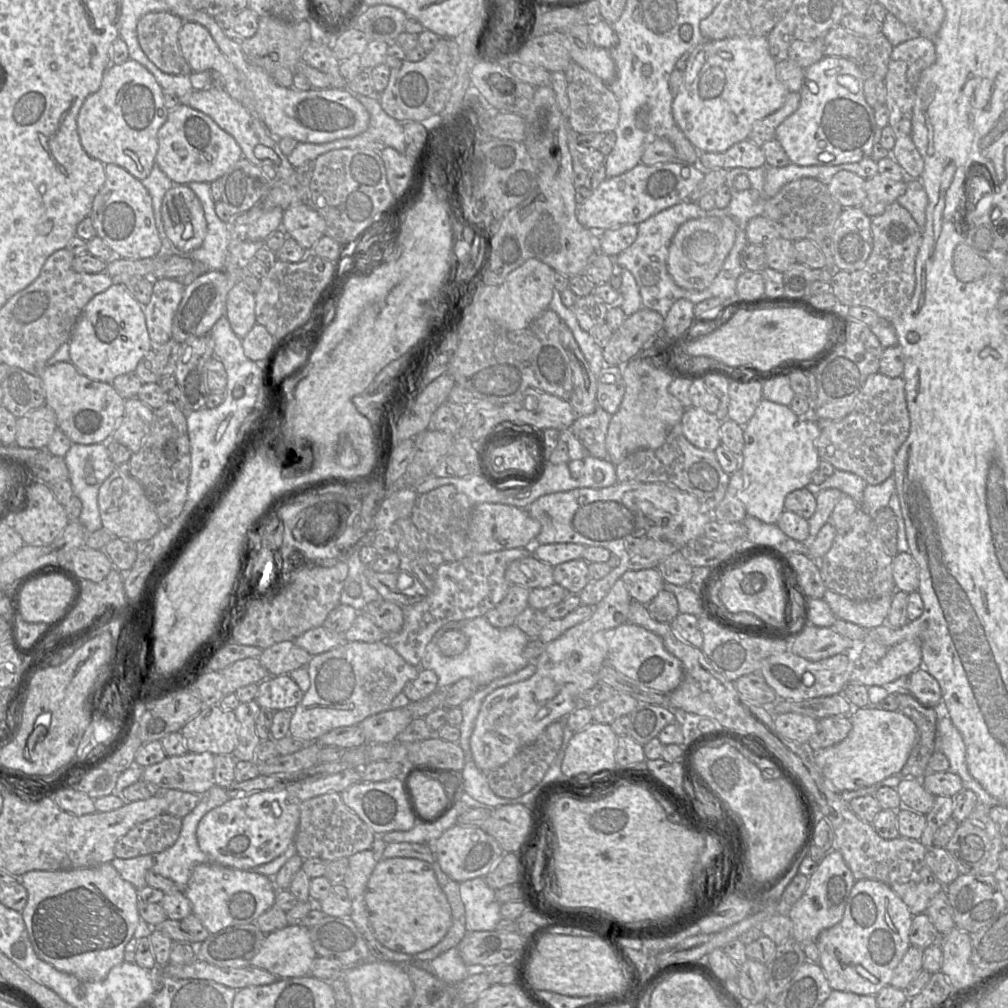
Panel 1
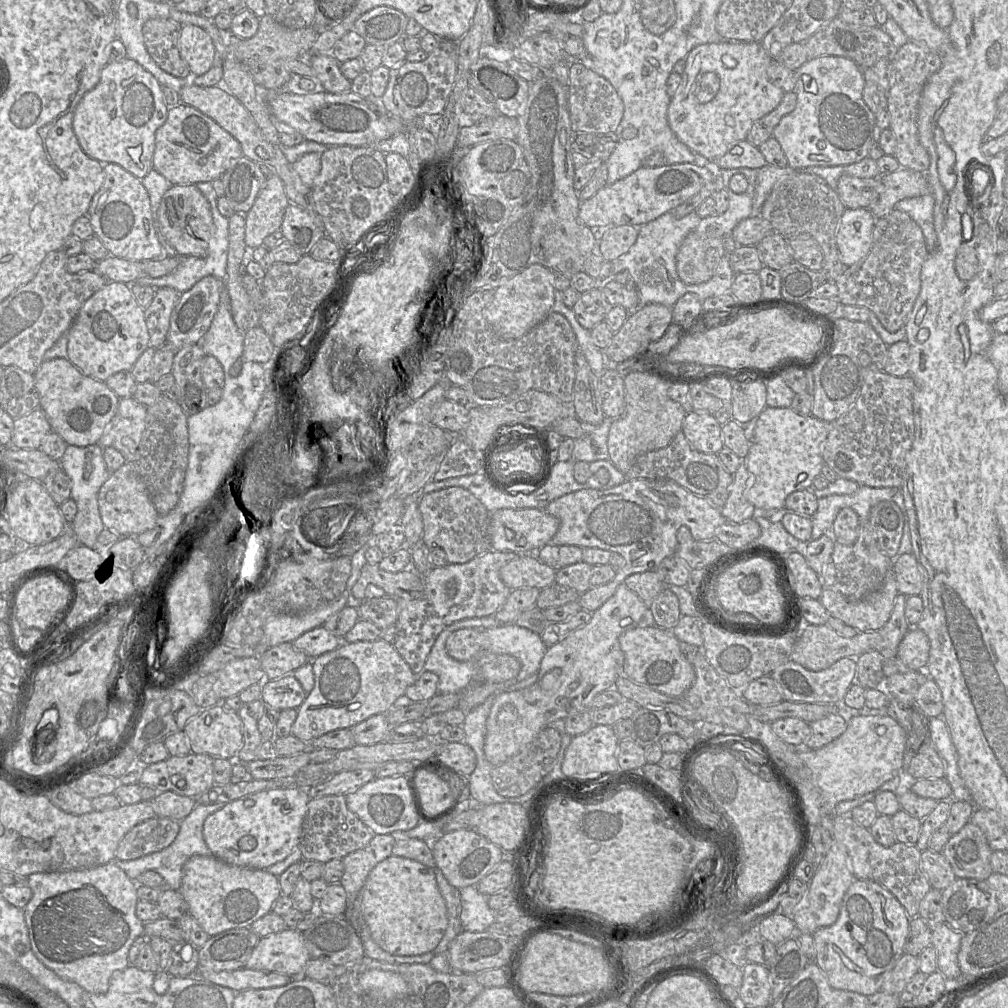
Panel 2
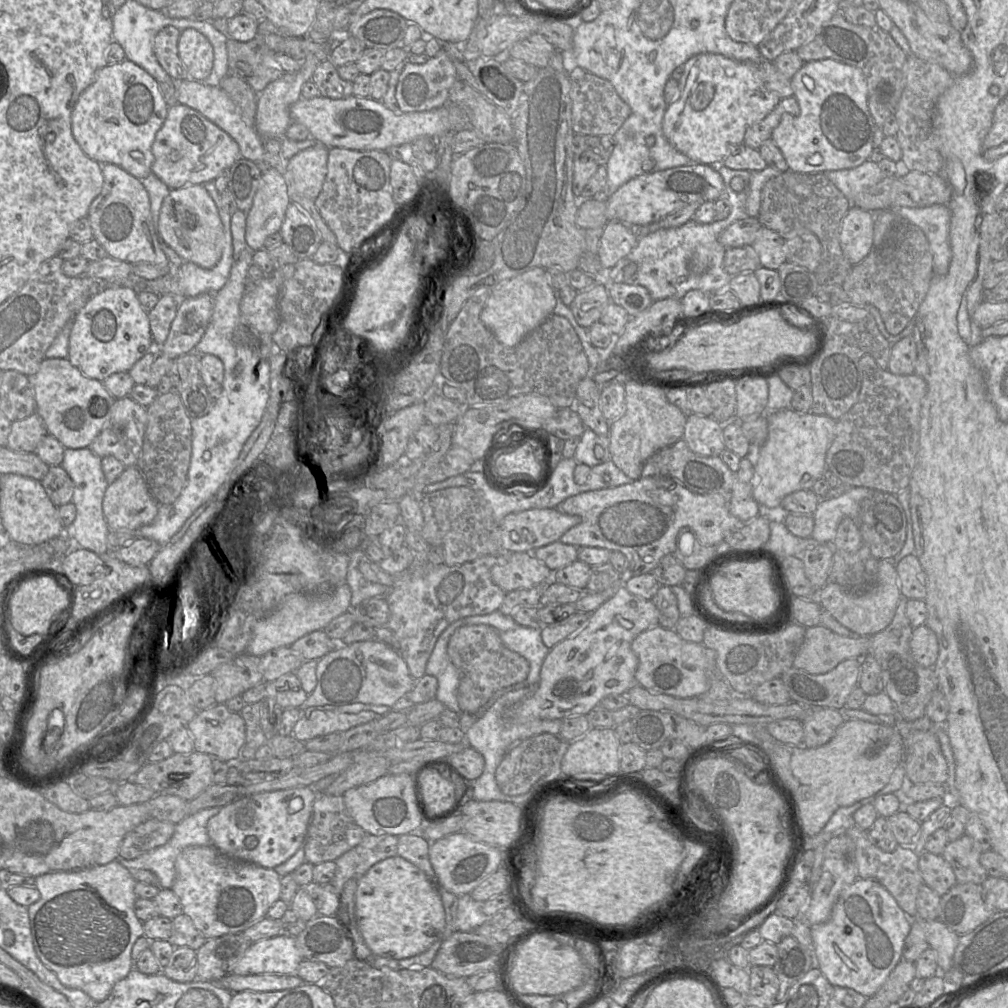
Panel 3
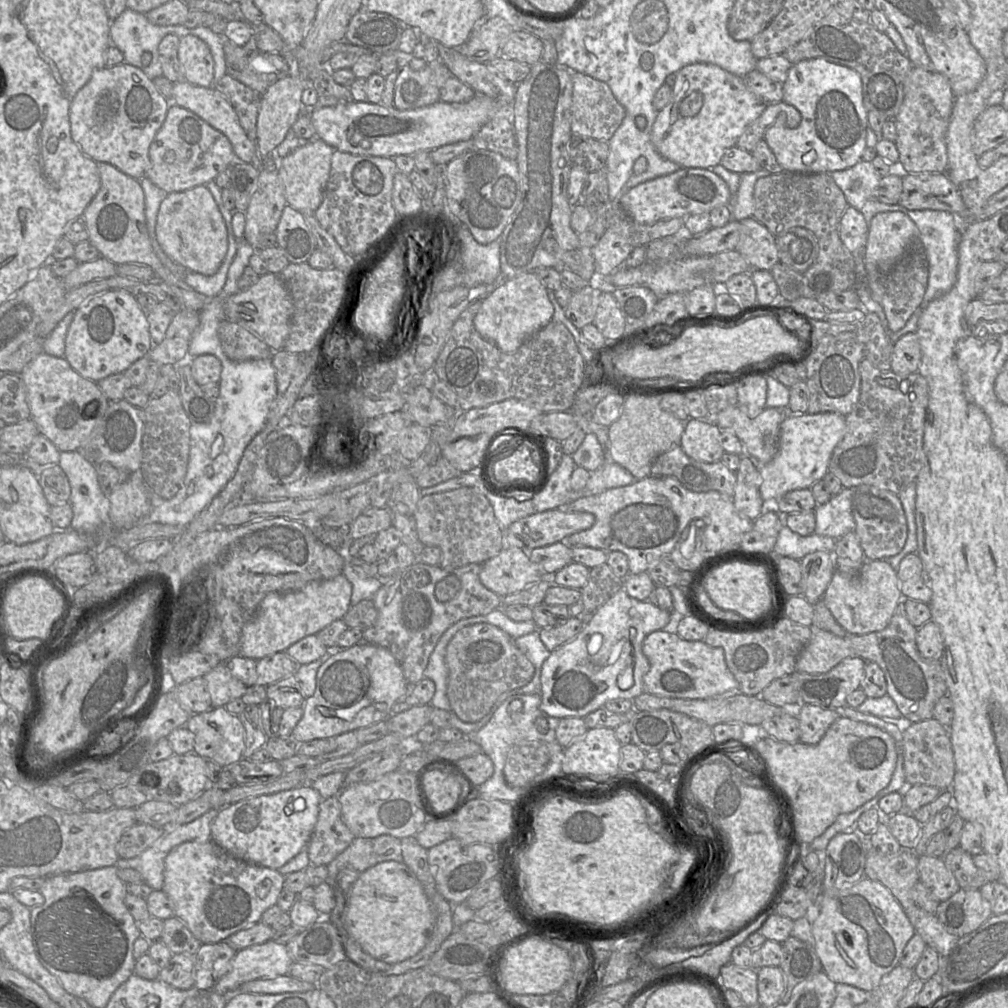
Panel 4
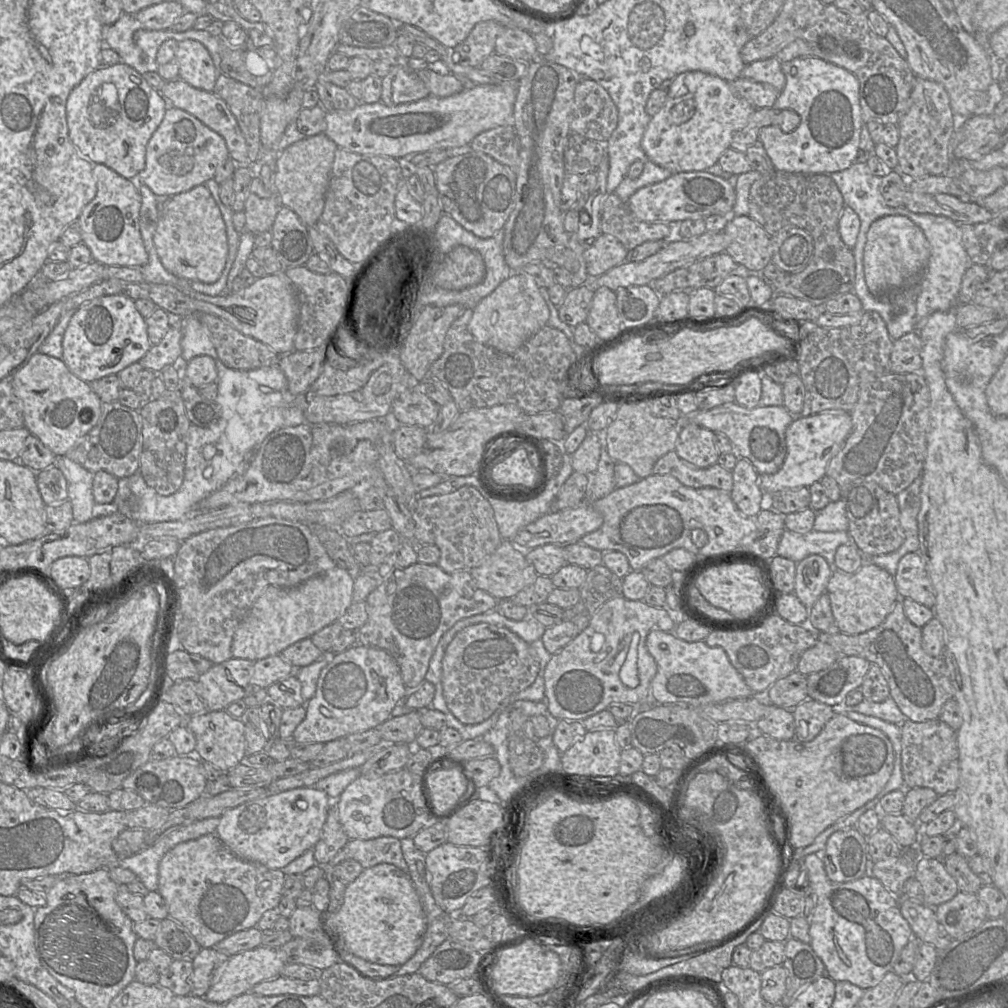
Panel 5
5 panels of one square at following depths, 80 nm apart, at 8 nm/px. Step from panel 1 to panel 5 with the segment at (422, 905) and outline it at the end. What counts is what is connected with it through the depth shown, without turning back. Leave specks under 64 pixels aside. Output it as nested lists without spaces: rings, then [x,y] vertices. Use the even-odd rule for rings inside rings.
[[[381,863],[373,867],[364,869],[360,873],[360,875],[346,887],[344,898],[338,911],[336,913],[330,913],[330,911],[328,911],[326,915],[325,930],[330,939],[332,940],[332,942],[334,943],[337,950],[338,944],[343,944],[349,952],[369,962],[382,965],[401,966],[404,963],[406,963],[421,946],[426,931],[426,918],[409,873],[405,873],[393,864]]]

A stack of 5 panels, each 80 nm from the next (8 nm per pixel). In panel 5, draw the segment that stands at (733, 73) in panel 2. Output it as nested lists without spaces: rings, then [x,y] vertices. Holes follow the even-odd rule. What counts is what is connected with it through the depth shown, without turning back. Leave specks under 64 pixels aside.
[[[701,71],[684,72],[674,78],[665,104],[652,116],[645,129],[641,146],[650,161],[673,174],[706,171],[718,162],[723,152],[730,147],[733,136],[745,127],[755,110],[749,102],[731,92],[730,82]]]

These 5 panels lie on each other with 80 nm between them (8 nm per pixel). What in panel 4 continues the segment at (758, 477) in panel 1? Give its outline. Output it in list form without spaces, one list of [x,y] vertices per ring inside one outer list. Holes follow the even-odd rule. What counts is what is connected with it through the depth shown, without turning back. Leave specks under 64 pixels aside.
[[[787,407],[787,415],[788,416],[783,420],[783,422],[780,425],[779,448],[776,455],[770,462],[764,465],[761,465],[761,468],[759,470],[760,472],[759,492],[763,500],[768,500],[772,498],[778,499],[784,494],[793,490],[810,489],[816,482],[818,482],[819,480],[823,480],[824,476],[829,471],[829,463],[830,463],[832,454],[834,452],[834,449],[843,439],[846,431],[845,416],[842,416],[838,413],[824,412],[824,413],[817,413],[817,414],[809,414],[806,412],[805,414],[792,414],[791,412],[788,412],[788,407]]]

